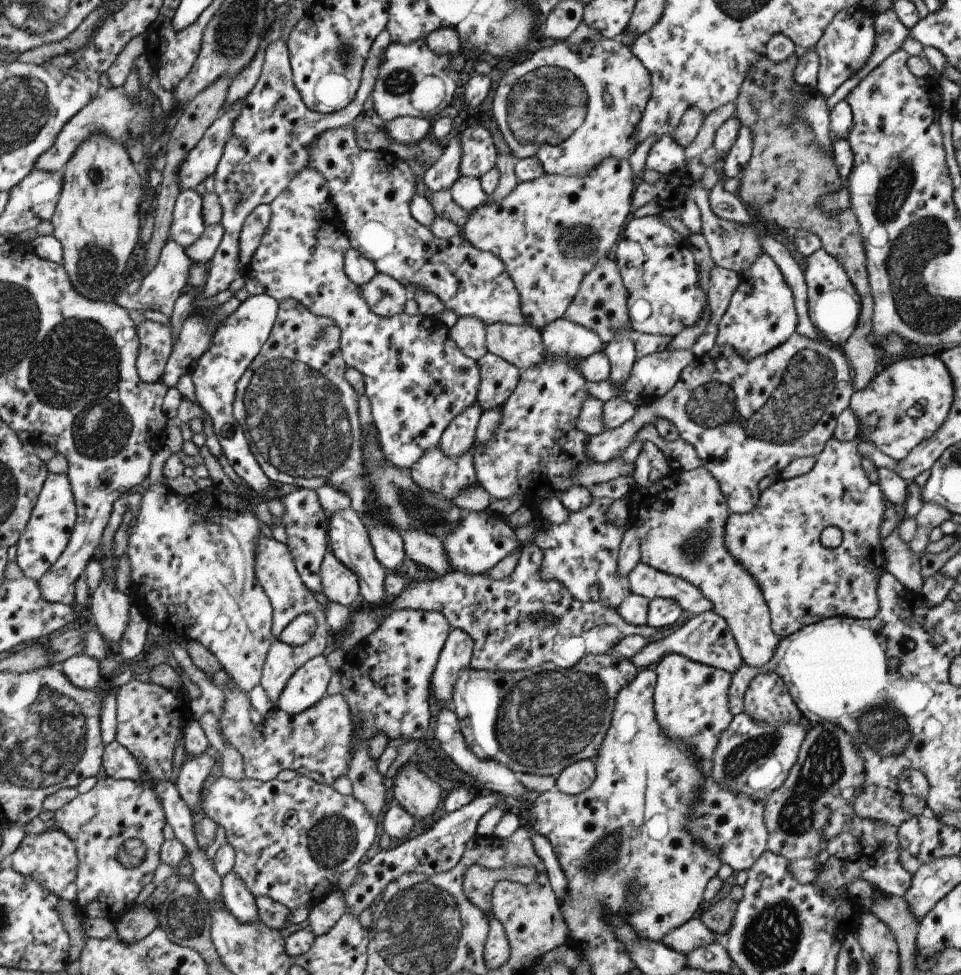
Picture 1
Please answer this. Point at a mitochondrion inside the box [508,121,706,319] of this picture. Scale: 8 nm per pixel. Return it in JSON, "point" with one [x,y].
{"point":[577,242]}

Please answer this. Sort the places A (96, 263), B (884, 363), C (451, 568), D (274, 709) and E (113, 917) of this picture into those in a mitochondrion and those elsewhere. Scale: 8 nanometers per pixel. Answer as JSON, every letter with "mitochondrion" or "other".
{"A":"mitochondrion","B":"other","C":"other","D":"other","E":"other"}

